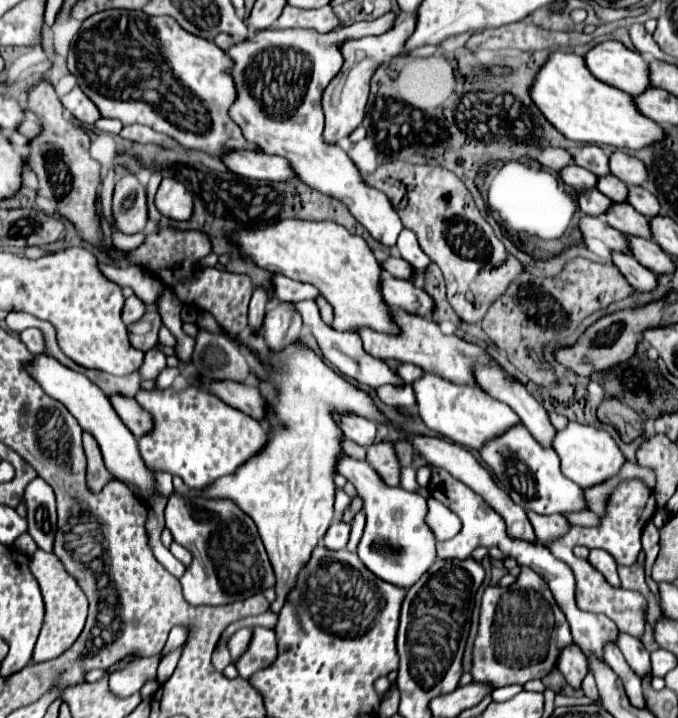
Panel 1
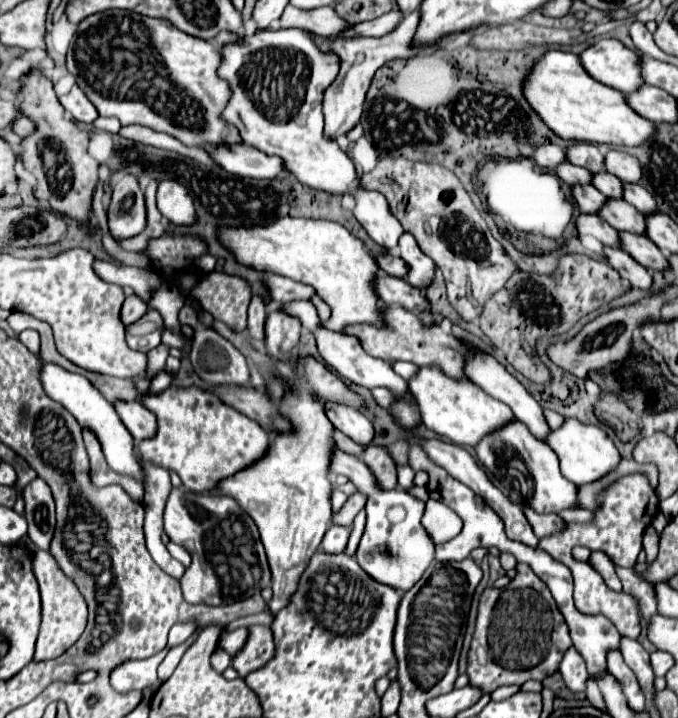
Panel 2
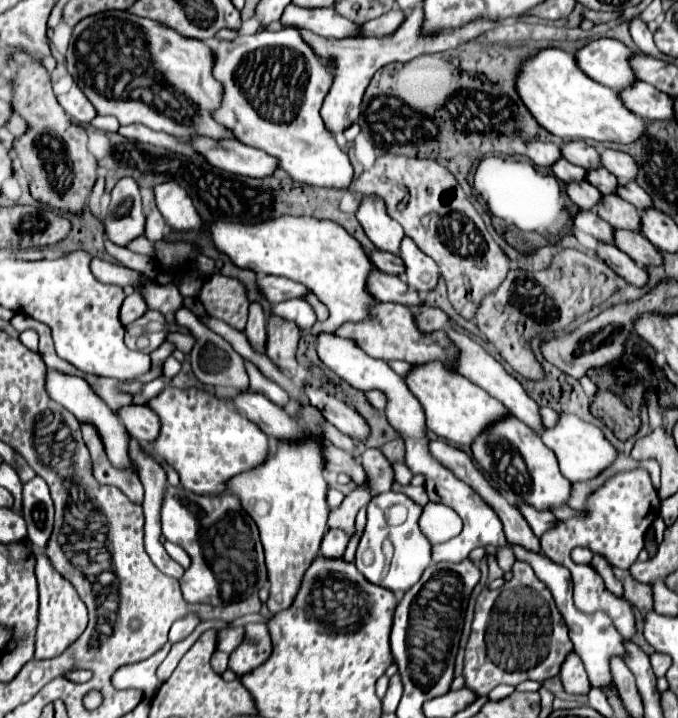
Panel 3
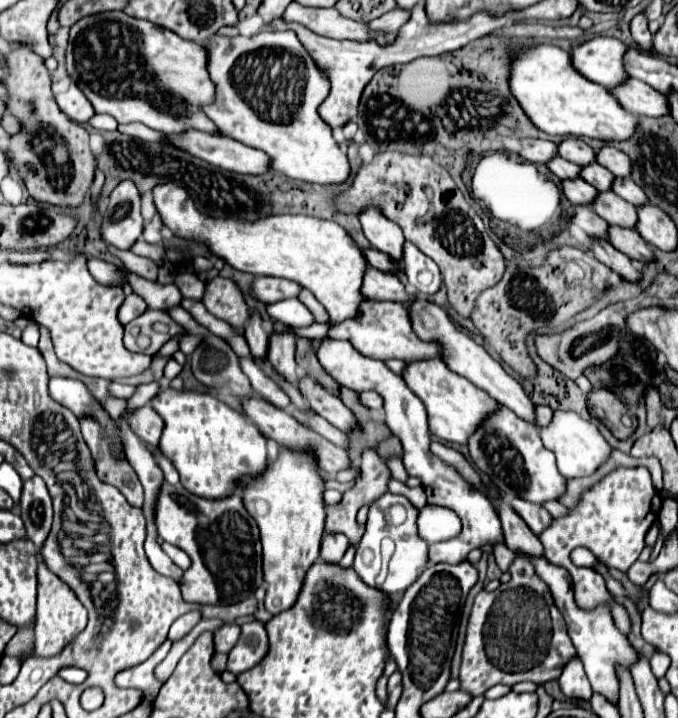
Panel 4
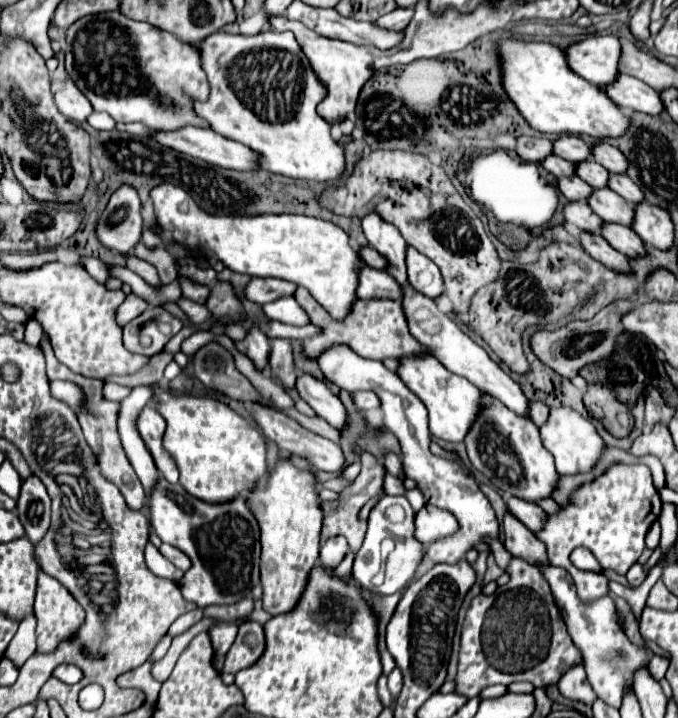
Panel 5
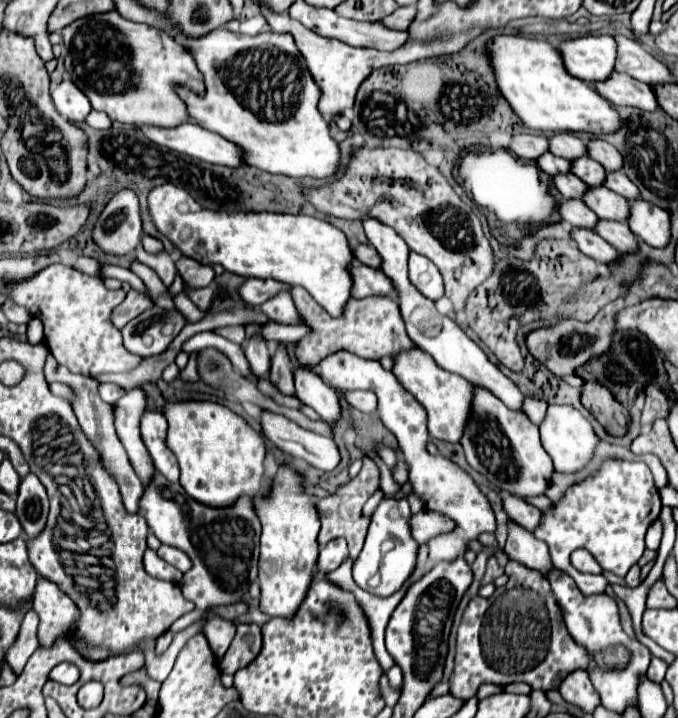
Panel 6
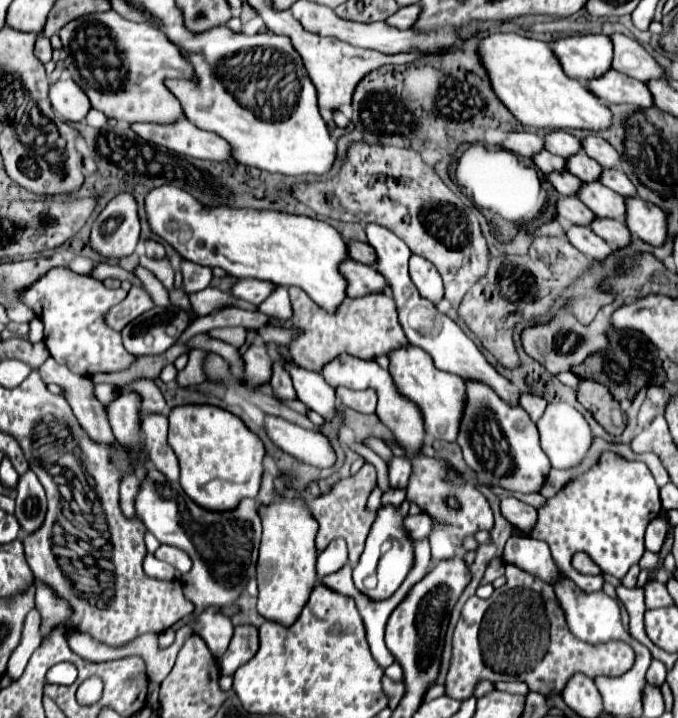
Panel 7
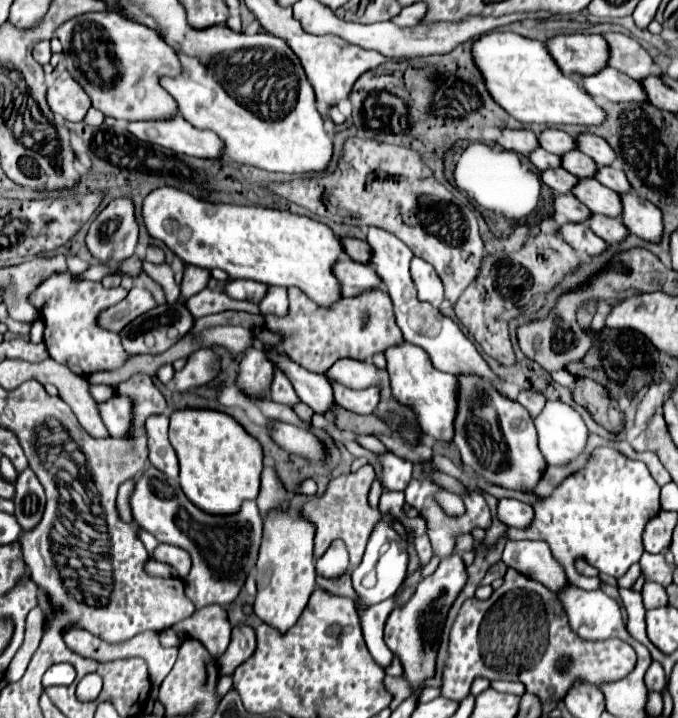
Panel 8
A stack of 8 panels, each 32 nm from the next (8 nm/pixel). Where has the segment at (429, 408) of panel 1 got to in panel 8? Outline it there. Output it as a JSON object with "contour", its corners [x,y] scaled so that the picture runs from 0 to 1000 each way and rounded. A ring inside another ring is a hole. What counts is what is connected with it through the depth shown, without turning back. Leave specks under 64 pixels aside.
{"contour":[[[587,479],[569,487],[569,501],[572,501],[572,521],[575,521],[575,535],[584,557],[593,563],[602,563],[619,585],[622,602],[634,604],[643,613],[670,613],[670,585],[676,577],[676,529],[670,521],[661,518],[646,518],[637,507],[628,490],[611,479]]]}

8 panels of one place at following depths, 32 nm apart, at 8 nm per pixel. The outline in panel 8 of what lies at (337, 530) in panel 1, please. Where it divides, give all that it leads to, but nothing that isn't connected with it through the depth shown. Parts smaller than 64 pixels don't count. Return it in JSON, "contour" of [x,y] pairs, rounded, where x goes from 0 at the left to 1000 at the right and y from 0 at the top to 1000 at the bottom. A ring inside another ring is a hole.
{"contour":[[[493,752],[484,769],[478,769],[466,783],[466,797],[478,805],[501,802],[510,791],[513,791],[513,766],[510,758],[504,758],[504,752]]]}

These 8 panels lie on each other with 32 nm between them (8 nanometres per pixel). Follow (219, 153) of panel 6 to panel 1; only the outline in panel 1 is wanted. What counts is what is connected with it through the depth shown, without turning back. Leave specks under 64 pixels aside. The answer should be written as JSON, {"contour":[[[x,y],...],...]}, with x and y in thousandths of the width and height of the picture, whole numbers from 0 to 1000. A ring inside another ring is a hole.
{"contour":[[[351,209],[339,212],[327,223],[342,240],[360,245],[360,248],[375,248],[375,251],[398,251],[398,253],[422,253],[437,248],[434,237],[428,234],[422,220],[413,217],[398,217],[389,212],[366,212],[366,209]]]}

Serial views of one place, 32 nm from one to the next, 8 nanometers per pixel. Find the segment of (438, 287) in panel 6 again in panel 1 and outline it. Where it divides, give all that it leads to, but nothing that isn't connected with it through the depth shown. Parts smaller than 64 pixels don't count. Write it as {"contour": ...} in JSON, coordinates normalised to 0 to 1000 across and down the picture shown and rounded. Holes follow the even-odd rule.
{"contour":[[[596,318],[596,320],[590,323],[590,329],[587,329],[584,345],[587,345],[590,357],[593,357],[599,365],[605,365],[608,373],[611,373],[611,387],[608,387],[608,393],[619,393],[622,384],[625,384],[628,370],[634,368],[634,359],[622,351],[622,345],[619,345],[611,323],[605,323],[605,320]]]}

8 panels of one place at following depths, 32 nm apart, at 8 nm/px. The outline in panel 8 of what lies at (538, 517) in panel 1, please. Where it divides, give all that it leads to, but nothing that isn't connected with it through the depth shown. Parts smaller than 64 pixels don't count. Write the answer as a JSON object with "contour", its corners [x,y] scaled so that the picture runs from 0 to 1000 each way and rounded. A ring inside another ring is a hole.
{"contour":[[[740,694],[735,699],[735,721],[746,733],[758,735],[779,735],[782,724],[788,724],[788,708],[758,694]]]}

